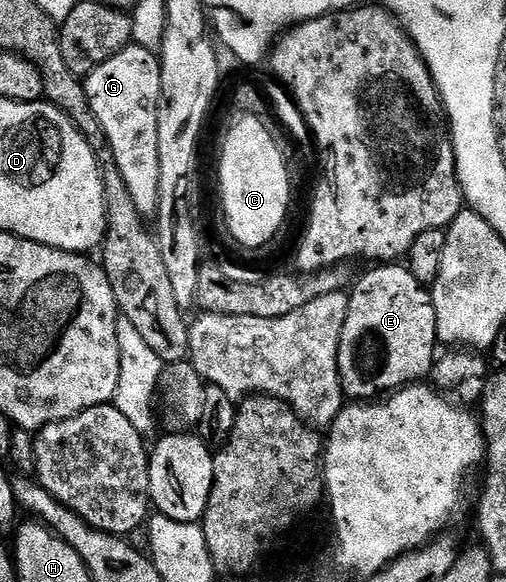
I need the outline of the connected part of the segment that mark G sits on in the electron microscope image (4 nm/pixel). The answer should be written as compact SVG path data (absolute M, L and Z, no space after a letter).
M137 45L124 46L115 56L111 56L111 60L103 60L103 64L99 64L99 68L84 75L83 81L87 92L87 104L91 104L91 112L103 128L109 150L115 156L115 164L119 168L119 176L123 176L123 181L127 184L127 192L131 194L131 200L135 202L135 208L143 216L153 216L157 213L157 200L159 198L157 105L161 91L161 59L154 51L152 54L147 47Z

